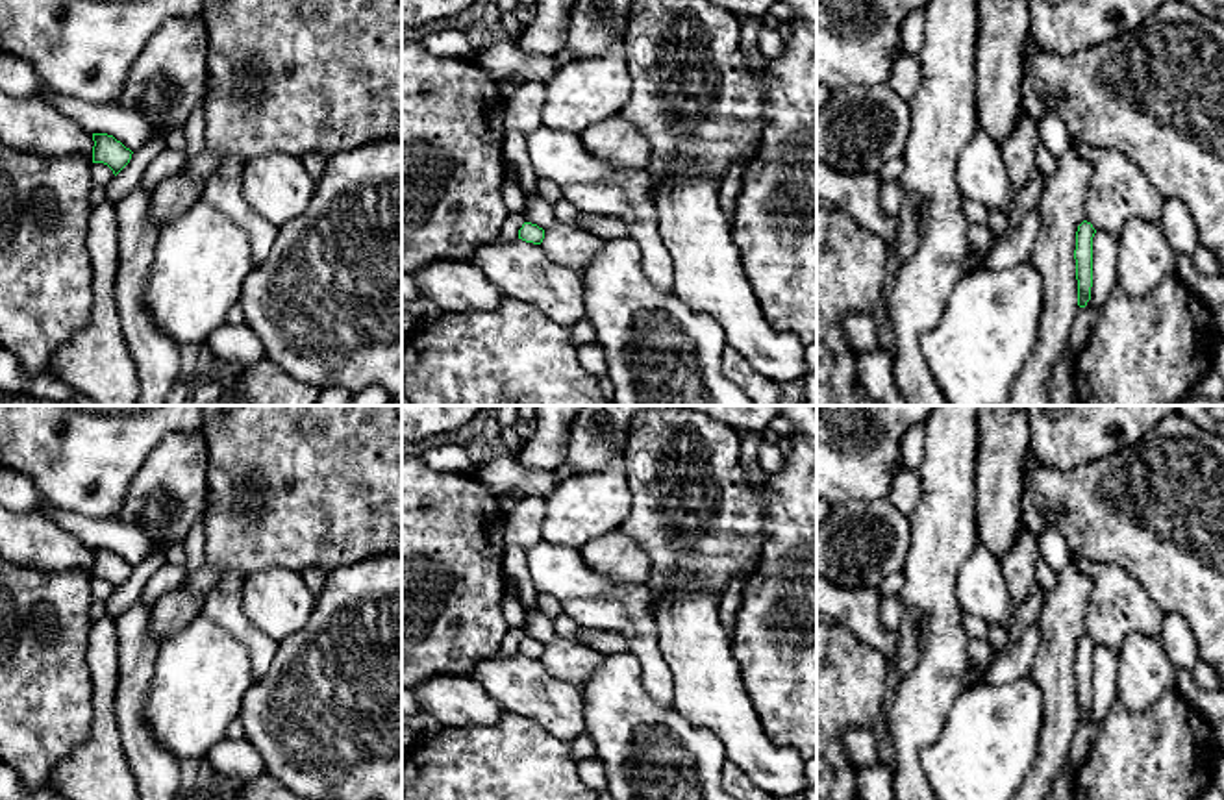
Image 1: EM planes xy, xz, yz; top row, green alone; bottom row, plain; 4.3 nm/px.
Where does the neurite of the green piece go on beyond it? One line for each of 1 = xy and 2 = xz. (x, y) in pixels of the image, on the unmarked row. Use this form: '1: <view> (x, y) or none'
1: none
2: none

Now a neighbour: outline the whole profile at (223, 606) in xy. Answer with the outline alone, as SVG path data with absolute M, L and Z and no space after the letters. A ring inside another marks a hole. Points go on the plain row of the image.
M228 572L204 598L200 606L202 617L207 617L237 643L241 643L252 663L254 678L269 672L280 643L261 631L243 611L243 578Z

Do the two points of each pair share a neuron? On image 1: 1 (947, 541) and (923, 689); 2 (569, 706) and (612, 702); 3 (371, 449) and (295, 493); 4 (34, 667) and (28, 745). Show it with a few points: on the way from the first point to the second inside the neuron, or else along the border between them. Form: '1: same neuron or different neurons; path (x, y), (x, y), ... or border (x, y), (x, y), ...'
1: same neuron; path (937, 578), (937, 652)
2: different neurons; border (580, 689), (587, 732)
3: same neuron; path (352, 467), (347, 473), (313, 474)
4: same neuron; path (28, 686), (28, 726)

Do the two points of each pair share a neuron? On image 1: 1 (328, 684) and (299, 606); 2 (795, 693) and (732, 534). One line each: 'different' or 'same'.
1: different
2: different

